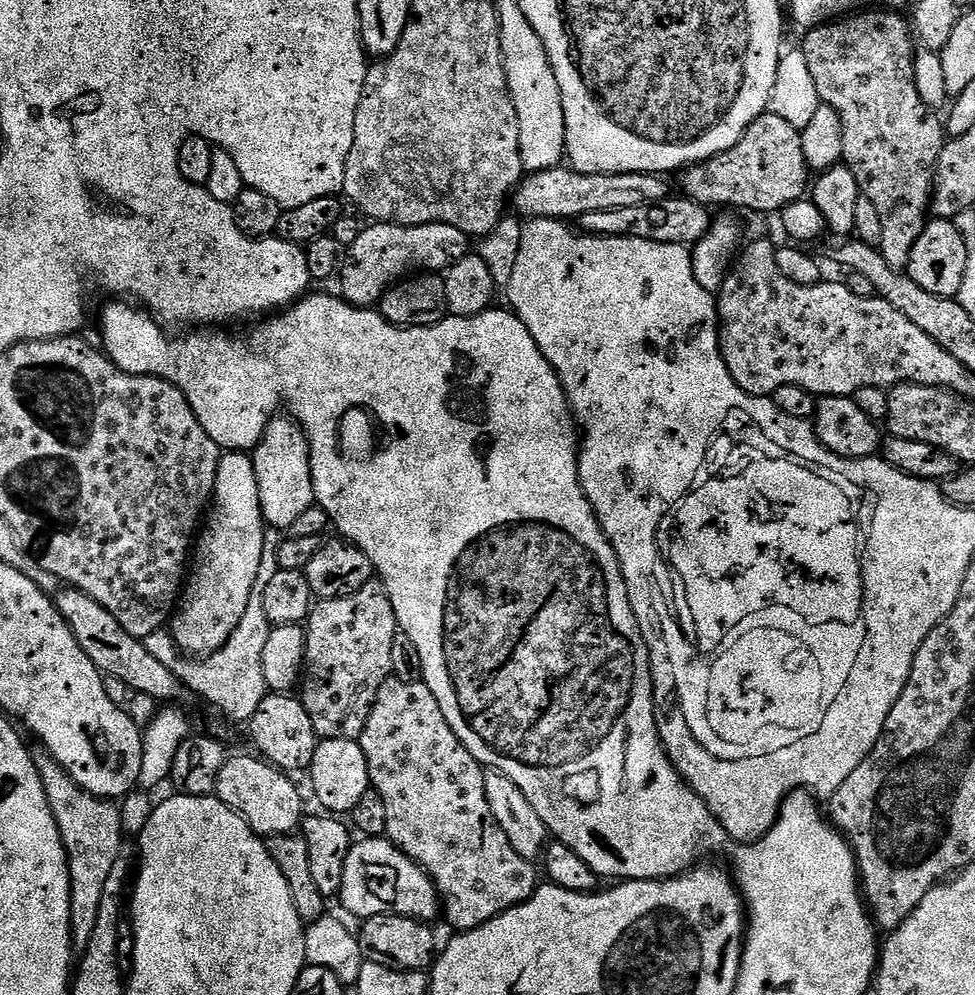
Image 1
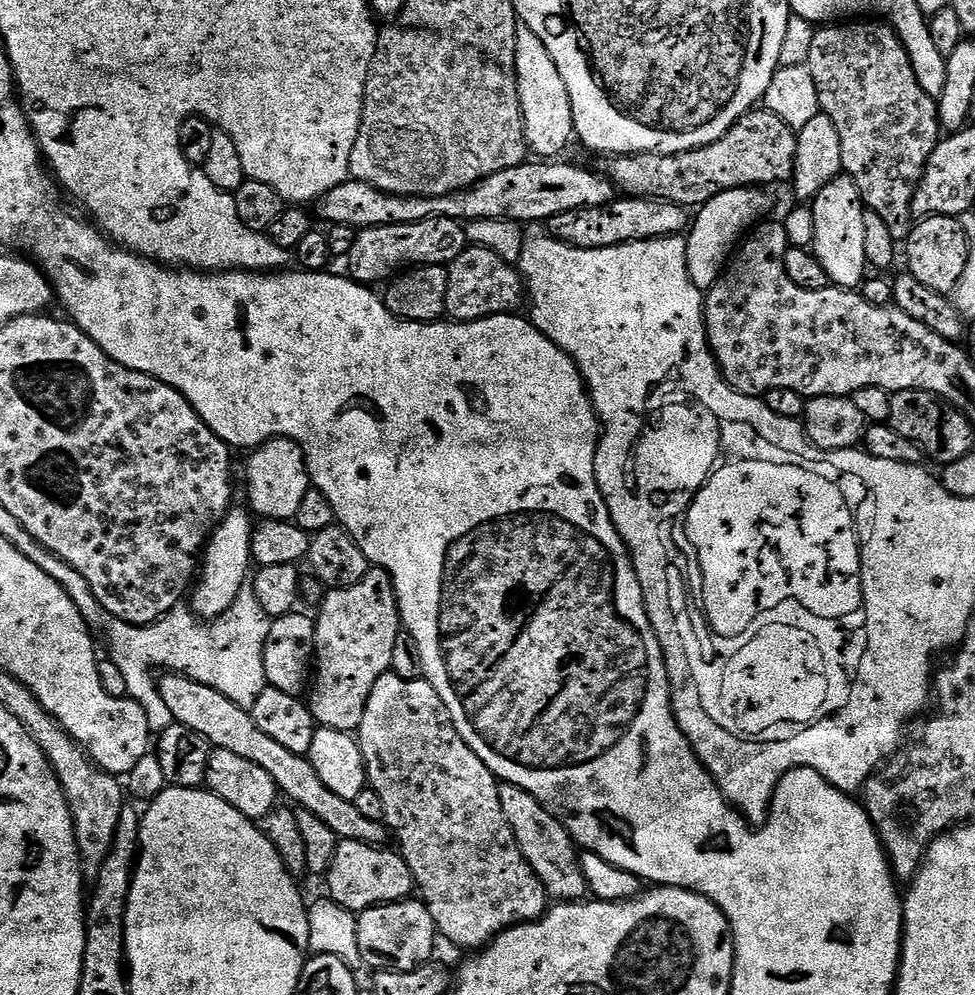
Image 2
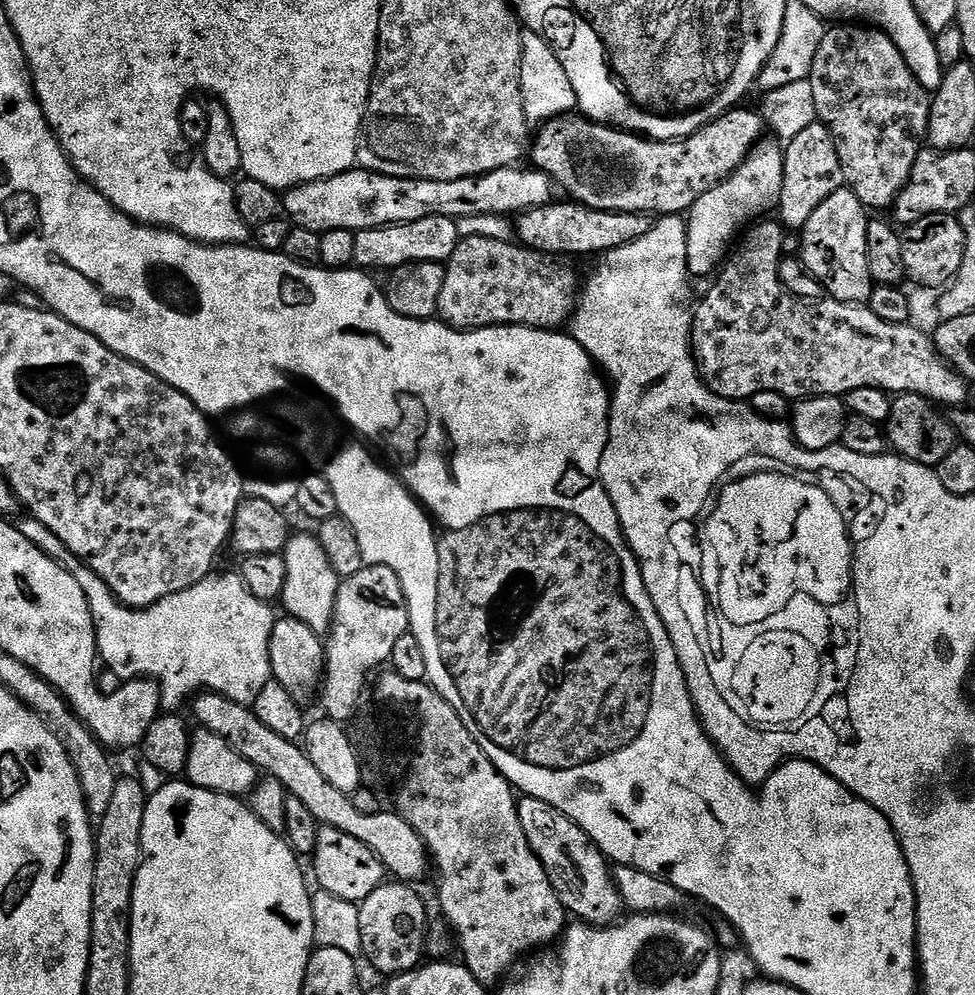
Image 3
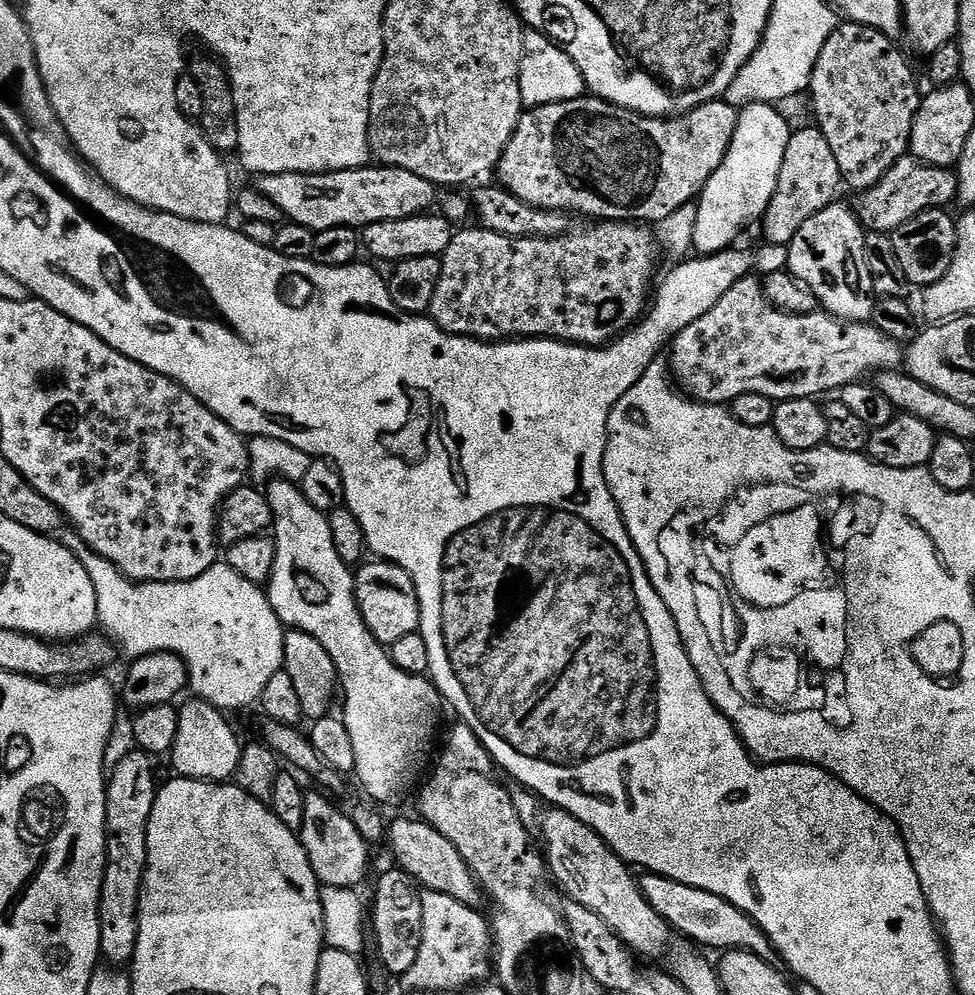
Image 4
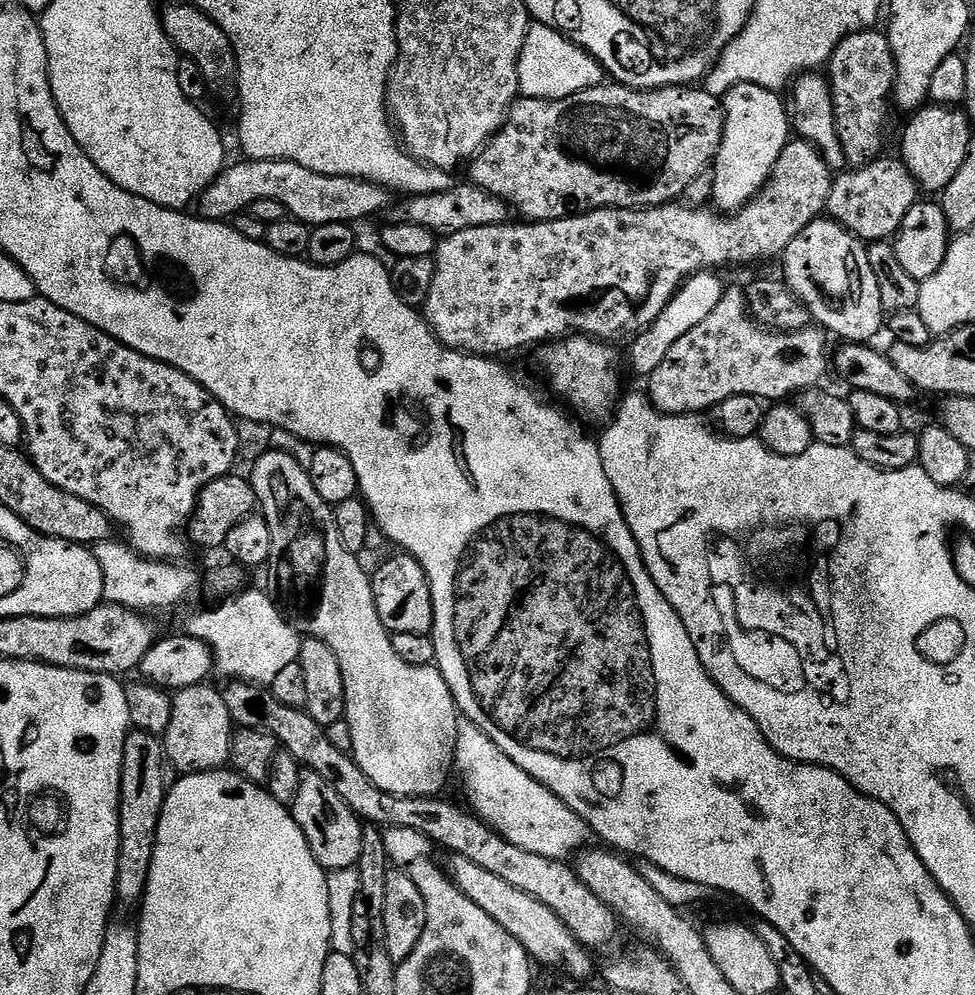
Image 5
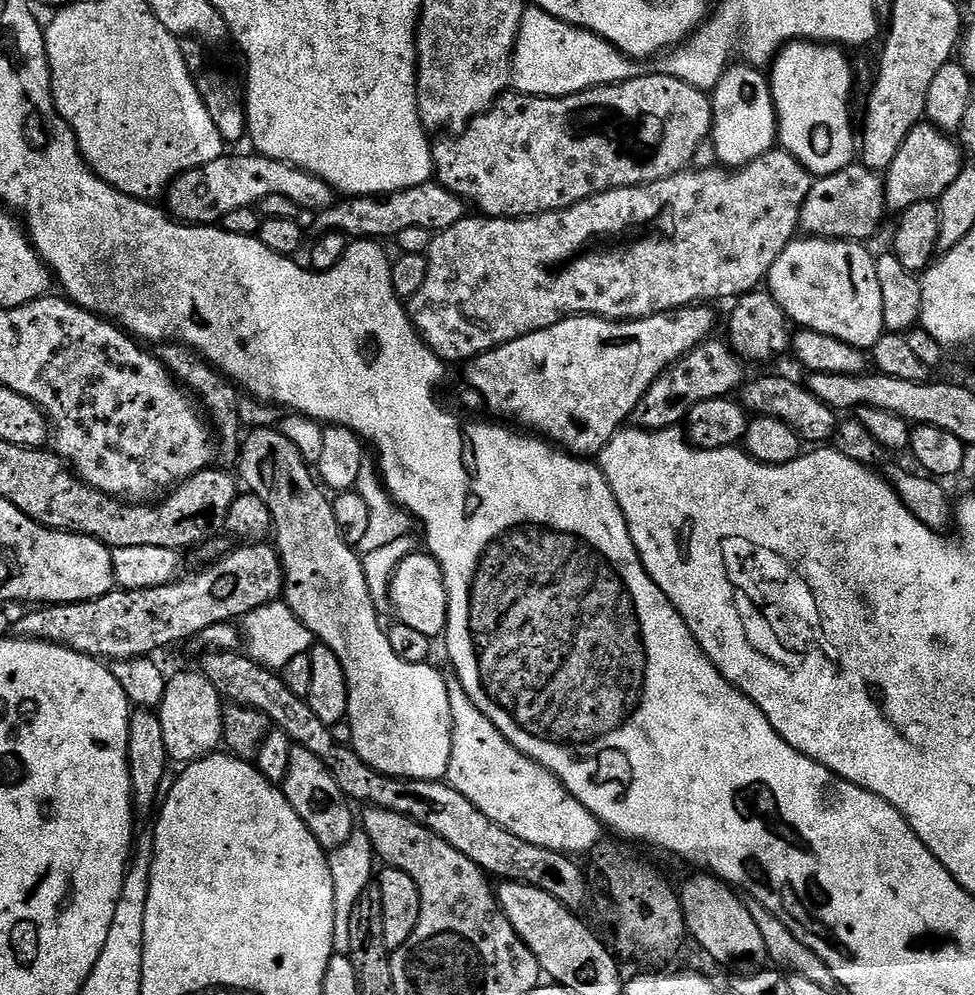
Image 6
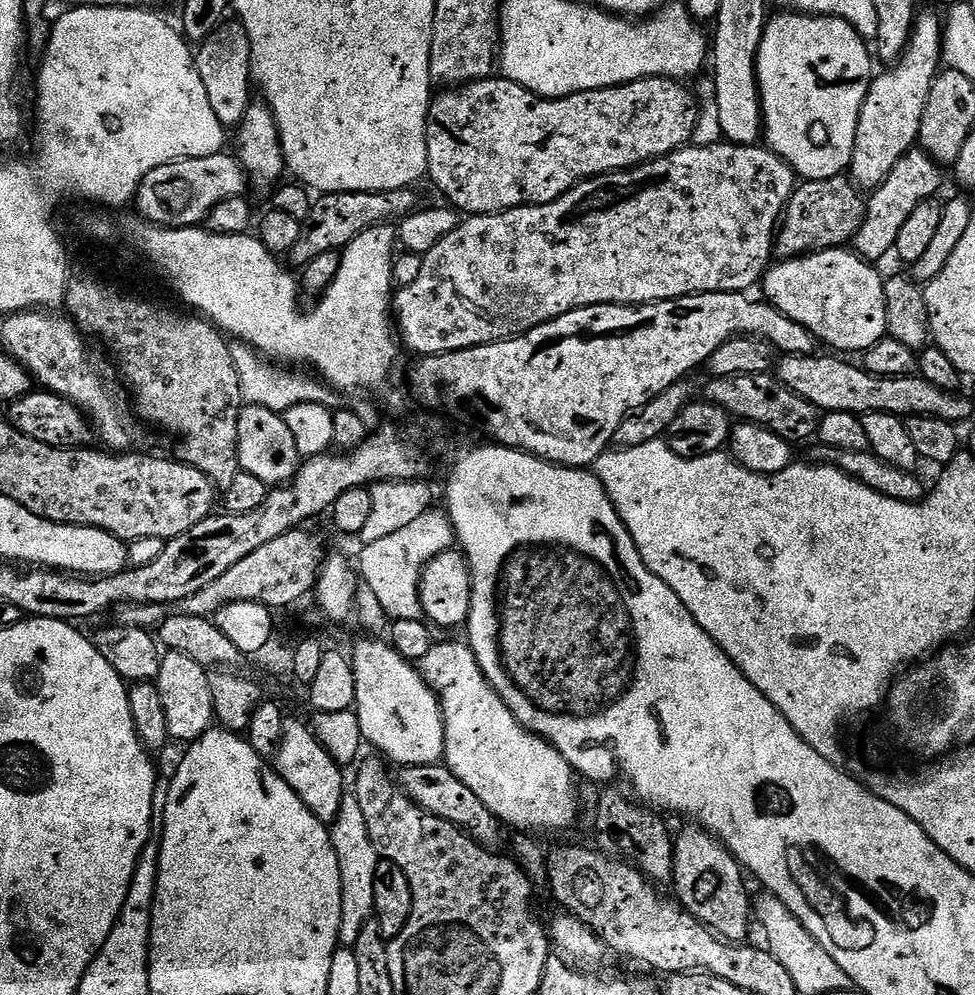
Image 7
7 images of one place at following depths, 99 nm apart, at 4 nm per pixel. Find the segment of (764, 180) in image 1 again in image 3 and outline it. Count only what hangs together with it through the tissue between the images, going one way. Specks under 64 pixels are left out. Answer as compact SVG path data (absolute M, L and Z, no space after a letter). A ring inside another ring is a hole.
M745 106L731 108L714 122L702 126L694 134L681 140L650 140L647 136L637 136L623 128L613 128L610 124L599 124L583 114L559 116L539 125L537 134L530 144L530 164L537 172L545 172L557 189L564 191L565 197L577 204L585 204L594 210L607 212L646 212L653 217L679 216L687 213L714 186L730 178L742 166L742 162L760 143L766 132L763 116Z

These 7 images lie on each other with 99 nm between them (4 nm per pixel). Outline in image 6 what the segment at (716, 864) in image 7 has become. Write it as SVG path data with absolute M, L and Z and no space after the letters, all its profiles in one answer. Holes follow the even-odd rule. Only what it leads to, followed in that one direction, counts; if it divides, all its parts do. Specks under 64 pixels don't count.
M696 874L693 880L688 880L680 892L680 905L684 907L684 926L689 937L696 939L696 944L712 960L717 960L724 968L733 968L736 974L755 974L769 963L766 942L763 941L762 933L758 925L751 918L750 912L743 904L737 889L731 884L711 874Z

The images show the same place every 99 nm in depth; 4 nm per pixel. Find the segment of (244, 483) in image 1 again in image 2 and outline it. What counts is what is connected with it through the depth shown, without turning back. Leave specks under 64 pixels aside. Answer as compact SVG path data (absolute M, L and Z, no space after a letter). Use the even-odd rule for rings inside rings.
M239 506L233 507L224 515L224 520L212 532L208 547L204 549L202 563L198 569L198 579L191 593L190 607L201 621L211 622L217 616L226 614L234 606L238 594L249 583L250 569L253 567L252 530L254 520L247 516Z

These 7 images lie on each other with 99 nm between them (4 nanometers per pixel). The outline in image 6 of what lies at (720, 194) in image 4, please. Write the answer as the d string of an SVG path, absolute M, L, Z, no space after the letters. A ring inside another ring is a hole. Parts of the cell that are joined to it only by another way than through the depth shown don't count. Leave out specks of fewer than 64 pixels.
M733 63L716 81L710 96L713 110L710 139L716 144L719 163L729 170L744 168L762 158L762 154L773 151L778 144L776 107L769 77L756 69L759 67L743 63Z

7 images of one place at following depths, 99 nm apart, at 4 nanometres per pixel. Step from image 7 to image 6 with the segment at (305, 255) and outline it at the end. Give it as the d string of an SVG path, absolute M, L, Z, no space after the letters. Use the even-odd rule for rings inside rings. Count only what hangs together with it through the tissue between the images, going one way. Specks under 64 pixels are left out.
M421 182L406 190L389 192L387 196L354 196L331 204L325 212L315 217L317 233L339 232L356 240L391 241L402 230L418 226L422 230L439 234L450 230L458 222L466 219L466 201L439 182Z

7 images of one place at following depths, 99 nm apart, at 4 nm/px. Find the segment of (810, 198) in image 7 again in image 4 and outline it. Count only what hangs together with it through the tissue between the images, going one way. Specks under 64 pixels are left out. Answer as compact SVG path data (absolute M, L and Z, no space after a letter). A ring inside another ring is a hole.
M906 155L898 158L890 170L874 186L870 186L865 192L859 193L855 198L854 211L861 224L868 232L892 233L902 226L902 222L910 222L918 214L922 214L931 208L949 207L956 199L958 190L958 178L955 171L950 168L939 168L924 164L913 156Z

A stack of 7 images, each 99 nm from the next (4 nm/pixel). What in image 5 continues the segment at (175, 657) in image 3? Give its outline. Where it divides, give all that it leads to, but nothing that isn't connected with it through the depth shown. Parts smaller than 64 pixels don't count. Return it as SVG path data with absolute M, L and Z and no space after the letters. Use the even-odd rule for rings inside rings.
M109 538L95 545L98 566L102 566L102 582L104 583L104 600L109 604L117 604L132 612L153 614L164 612L167 608L176 608L192 591L197 591L198 576L180 562L167 560L148 560L139 556L127 543L115 544ZM241 590L235 596L212 606L216 608L208 608L190 617L186 632L208 645L215 671L229 676L229 681L271 686L274 677L285 666L299 661L302 636L271 595L268 597L264 592L248 591Z

